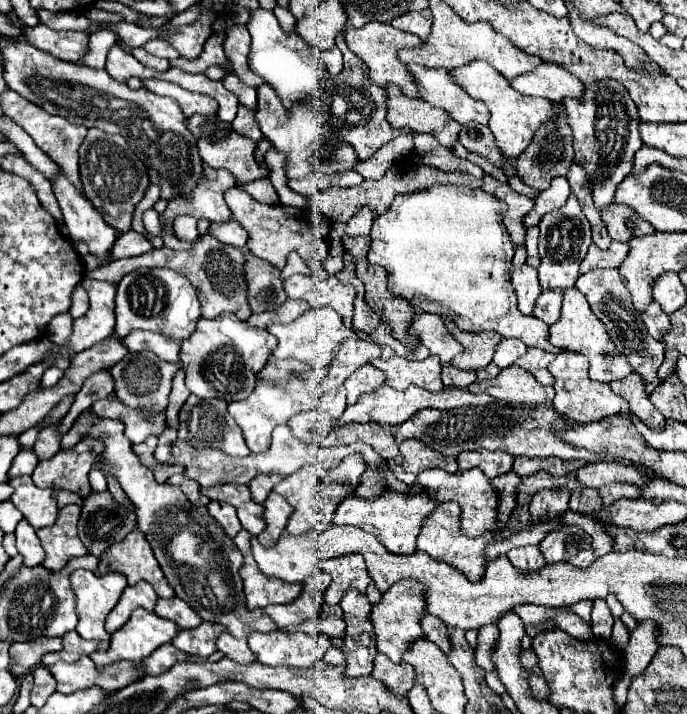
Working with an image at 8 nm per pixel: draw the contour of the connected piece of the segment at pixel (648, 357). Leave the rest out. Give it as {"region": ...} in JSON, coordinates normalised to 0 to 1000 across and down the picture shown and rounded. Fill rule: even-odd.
{"region":[[[897,374],[894,377],[868,377],[859,382],[850,382],[838,394],[838,405],[853,413],[865,441],[882,455],[885,469],[897,480],[897,489],[902,494],[911,494],[917,511],[923,514],[923,522],[934,525],[940,536],[949,536],[967,506],[967,483],[961,478],[955,478],[952,472],[946,472],[946,466],[940,466],[940,455],[917,422],[917,408],[911,405],[911,399],[902,388],[902,377],[897,377]]]}

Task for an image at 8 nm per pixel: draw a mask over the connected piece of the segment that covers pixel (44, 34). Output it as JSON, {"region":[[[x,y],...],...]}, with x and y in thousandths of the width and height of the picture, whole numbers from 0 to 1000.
{"region":[[[58,32],[38,41],[38,57],[96,85],[116,85],[128,74],[128,49],[122,43],[79,43]]]}

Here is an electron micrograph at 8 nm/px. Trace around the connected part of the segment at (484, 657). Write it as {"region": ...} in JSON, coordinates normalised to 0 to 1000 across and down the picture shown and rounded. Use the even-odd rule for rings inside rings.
{"region":[[[722,873],[716,875],[707,875],[696,884],[693,912],[690,912],[690,923],[693,923],[693,931],[705,940],[719,940],[719,931],[716,931],[716,923],[713,923],[713,915],[716,915],[716,903],[722,901],[725,895],[725,878]]]}

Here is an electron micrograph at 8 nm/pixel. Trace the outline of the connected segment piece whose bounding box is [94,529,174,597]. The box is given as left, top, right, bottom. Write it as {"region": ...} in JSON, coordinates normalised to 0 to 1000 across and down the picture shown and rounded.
{"region":[[[201,741],[189,744],[180,758],[160,763],[148,775],[146,794],[137,803],[151,805],[160,800],[183,805],[186,819],[198,819],[210,811],[224,822],[230,836],[253,836],[253,825],[245,819],[218,761]]]}

